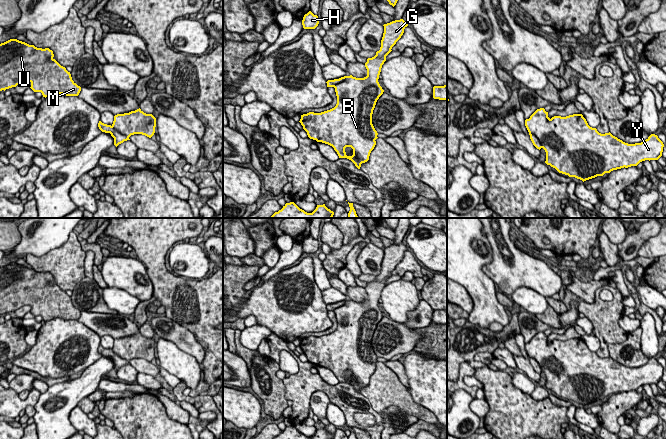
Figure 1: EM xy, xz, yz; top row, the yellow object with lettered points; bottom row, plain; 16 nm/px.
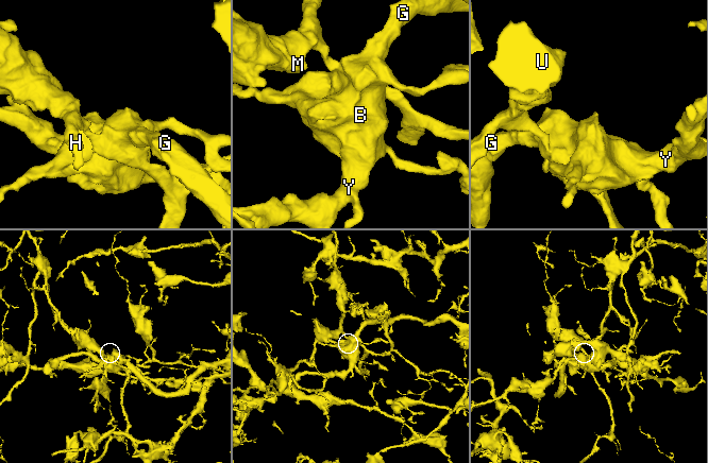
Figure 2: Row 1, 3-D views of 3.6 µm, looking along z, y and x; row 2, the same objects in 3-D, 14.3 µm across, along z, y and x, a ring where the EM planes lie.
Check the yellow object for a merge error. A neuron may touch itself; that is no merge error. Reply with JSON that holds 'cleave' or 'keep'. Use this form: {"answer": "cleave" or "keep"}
{"answer": "cleave"}

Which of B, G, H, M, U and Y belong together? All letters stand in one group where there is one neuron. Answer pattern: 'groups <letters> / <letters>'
groups B G Y / H M U

